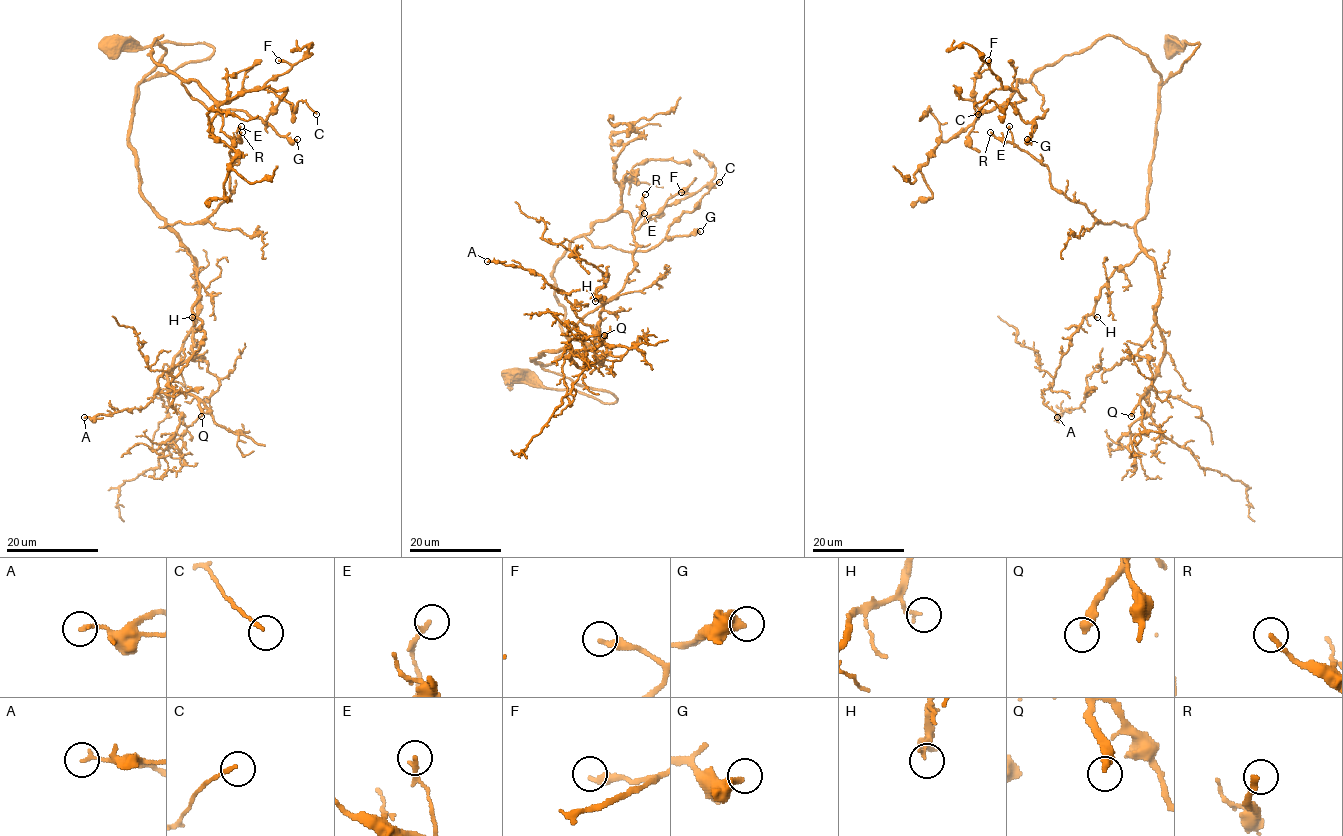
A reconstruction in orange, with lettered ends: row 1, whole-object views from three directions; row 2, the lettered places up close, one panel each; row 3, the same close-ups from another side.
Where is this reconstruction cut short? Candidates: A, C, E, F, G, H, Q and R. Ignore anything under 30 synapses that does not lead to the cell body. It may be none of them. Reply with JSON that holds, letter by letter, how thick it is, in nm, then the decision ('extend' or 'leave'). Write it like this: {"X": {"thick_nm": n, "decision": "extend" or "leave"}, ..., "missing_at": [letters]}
{"A": {"thick_nm": 160, "decision": "leave"}, "C": {"thick_nm": 170, "decision": "leave"}, "E": {"thick_nm": 200, "decision": "leave"}, "F": {"thick_nm": 300, "decision": "leave"}, "G": {"thick_nm": 440, "decision": "leave"}, "H": {"thick_nm": 150, "decision": "leave"}, "Q": {"thick_nm": 380, "decision": "extend"}, "R": {"thick_nm": 240, "decision": "extend"}, "missing_at": ["Q", "R"]}

